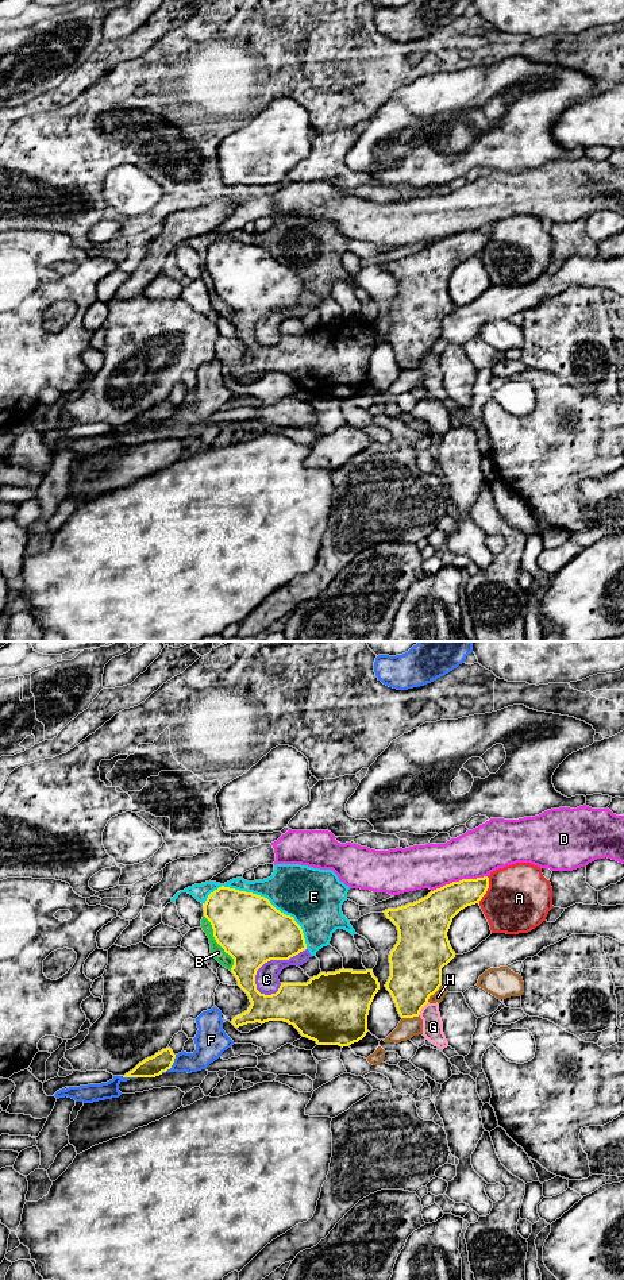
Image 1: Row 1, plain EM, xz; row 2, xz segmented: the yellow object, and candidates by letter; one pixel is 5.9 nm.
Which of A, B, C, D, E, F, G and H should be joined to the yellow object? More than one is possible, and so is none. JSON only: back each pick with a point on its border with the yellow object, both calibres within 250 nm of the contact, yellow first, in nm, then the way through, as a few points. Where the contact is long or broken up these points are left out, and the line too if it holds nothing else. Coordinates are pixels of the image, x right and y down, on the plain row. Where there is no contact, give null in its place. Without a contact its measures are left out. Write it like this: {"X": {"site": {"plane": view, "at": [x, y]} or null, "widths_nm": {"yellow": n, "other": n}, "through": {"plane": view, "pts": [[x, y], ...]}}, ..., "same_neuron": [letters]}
{"same_neuron": []}

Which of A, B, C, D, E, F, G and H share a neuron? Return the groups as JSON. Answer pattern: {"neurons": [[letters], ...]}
{"neurons": [["A"], ["B", "C", "E", "G"], ["D"], ["F"], ["H"]]}

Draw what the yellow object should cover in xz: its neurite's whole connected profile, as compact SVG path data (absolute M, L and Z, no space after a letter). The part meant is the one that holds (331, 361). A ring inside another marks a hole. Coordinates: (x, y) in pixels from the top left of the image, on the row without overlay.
M224 238L208 247L204 269L212 277L216 294L234 311L231 324L251 354L247 363L231 373L235 379L255 374L284 373L317 397L342 400L366 388L370 356L380 342L373 321L342 320L335 324L320 324L307 335L281 335L276 346L265 347L257 342L257 323L270 312L289 312L305 302L301 278L293 269L277 262L267 250Z

